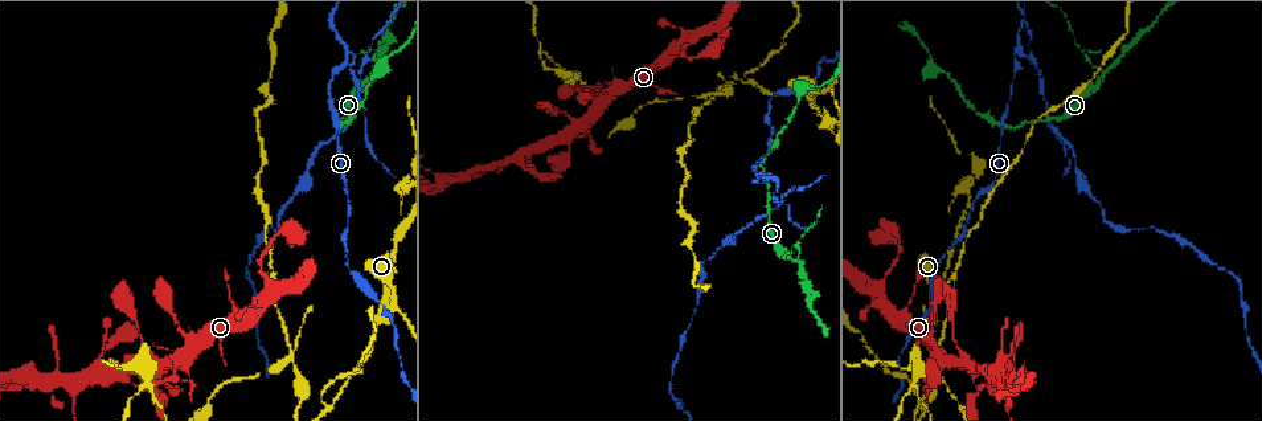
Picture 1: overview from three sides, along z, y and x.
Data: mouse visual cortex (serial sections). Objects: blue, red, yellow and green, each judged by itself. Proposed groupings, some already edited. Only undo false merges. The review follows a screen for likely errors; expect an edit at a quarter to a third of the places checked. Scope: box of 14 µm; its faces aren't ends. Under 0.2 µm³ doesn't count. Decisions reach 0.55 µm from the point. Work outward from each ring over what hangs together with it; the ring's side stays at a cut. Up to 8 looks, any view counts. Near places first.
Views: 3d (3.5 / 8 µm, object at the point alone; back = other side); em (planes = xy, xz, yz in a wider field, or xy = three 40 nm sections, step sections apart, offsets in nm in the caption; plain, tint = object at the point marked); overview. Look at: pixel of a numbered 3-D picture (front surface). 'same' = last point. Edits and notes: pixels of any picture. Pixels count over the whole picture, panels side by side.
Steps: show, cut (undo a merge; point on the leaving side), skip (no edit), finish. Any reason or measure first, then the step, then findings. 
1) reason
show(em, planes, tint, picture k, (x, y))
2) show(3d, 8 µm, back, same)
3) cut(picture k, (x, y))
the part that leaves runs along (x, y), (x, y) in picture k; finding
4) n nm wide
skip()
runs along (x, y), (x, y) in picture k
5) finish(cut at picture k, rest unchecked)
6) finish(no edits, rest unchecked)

a fork
show(3d, 8 µm, picture 1, (801, 260))

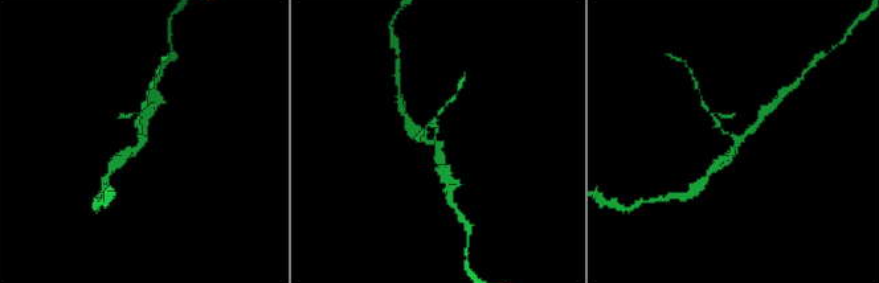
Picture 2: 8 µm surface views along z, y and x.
closer look
show(3d, 3.5 µm, picture 2, (739, 142))

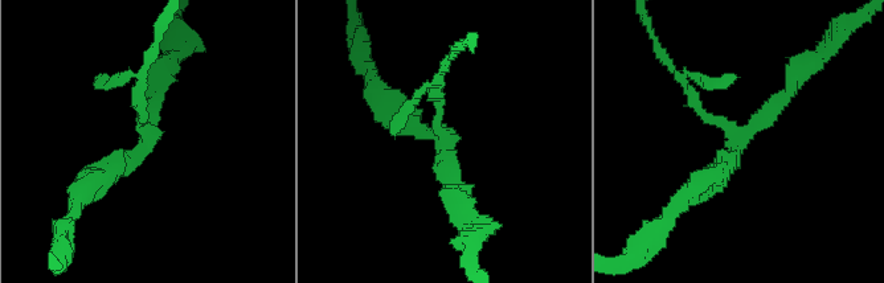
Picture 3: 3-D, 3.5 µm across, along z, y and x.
3 arms; arms of 150, 200, 300 nm
show(em, xy, step 2, tint, picture 3, (445, 136))

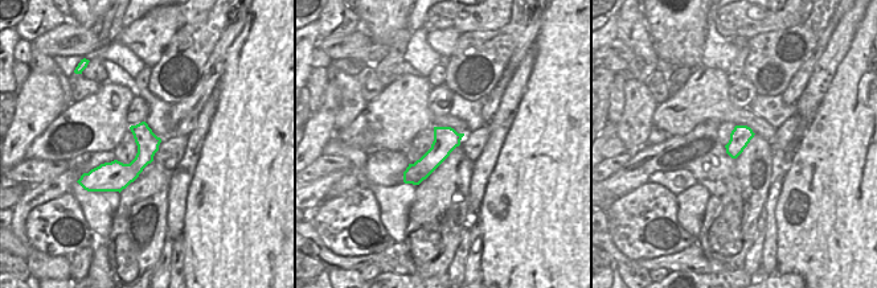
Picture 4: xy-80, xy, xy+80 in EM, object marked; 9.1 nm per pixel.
skip()
runs along (458, 136), (406, 179) in picture 4; one cell here

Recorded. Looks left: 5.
four-way junction
show(3d, 8 µm, picture 1, (394, 297))

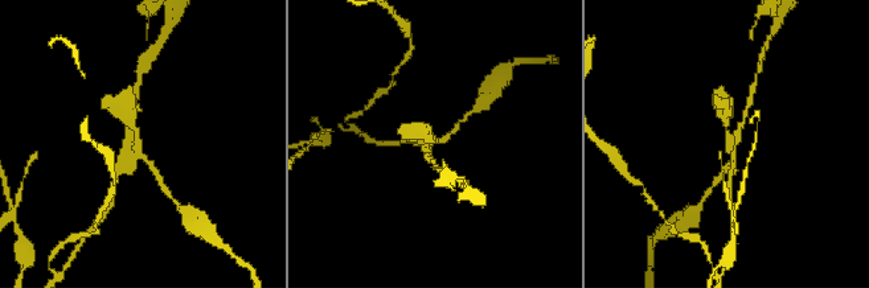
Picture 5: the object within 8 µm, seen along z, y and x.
show(3d, 3.5 µm, picture 5, (138, 142))

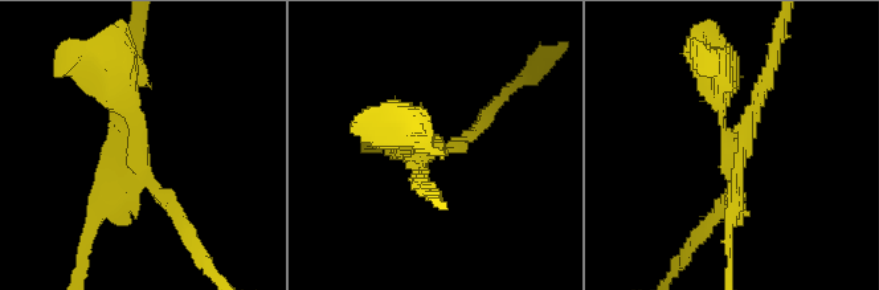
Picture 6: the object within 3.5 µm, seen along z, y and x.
cut(picture 6, (93, 197))
the part that leaves runs along (131, 174), (98, 207), (78, 276) in picture 6; a second cell is stuck on

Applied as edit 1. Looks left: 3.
show(overview)

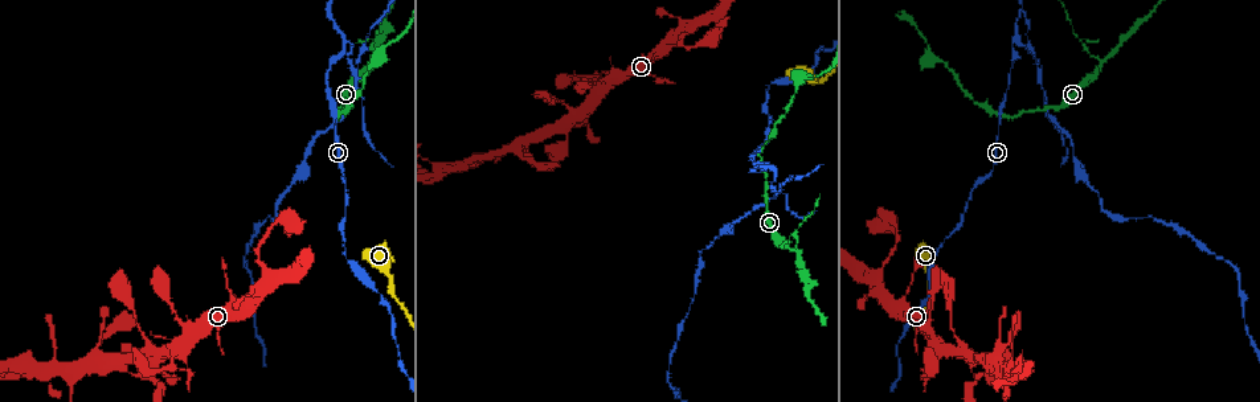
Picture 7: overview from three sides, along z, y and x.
thick turns thin
show(3d, 3.5 µm, picture 7, (498, 153))

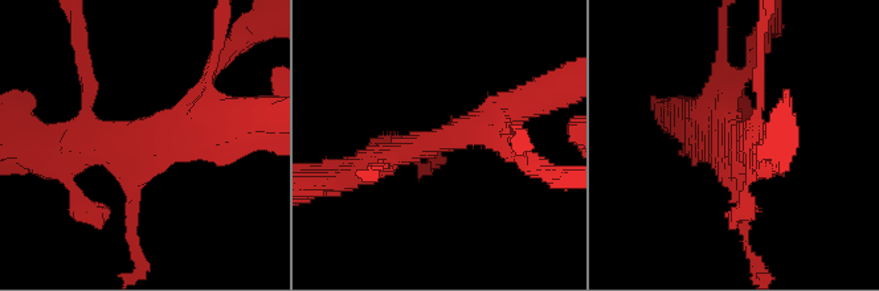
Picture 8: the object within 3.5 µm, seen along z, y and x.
show(em, xy, step 3, tint, picture 8, (142, 136))

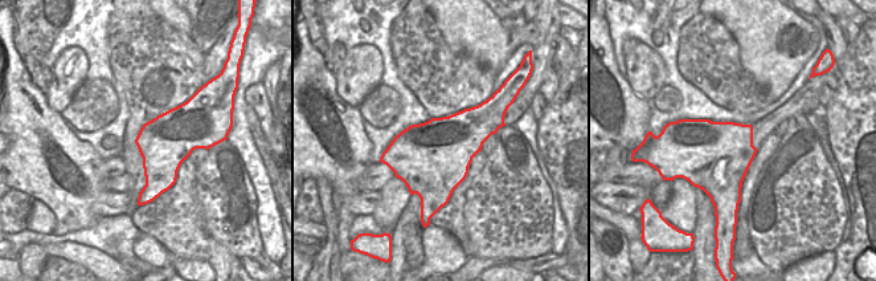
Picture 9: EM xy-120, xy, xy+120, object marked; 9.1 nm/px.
skip()
runs along (519, 106), (360, 171) in picture 8; all the same cell

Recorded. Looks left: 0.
finish(cut at picture 6, rest unchecked)

